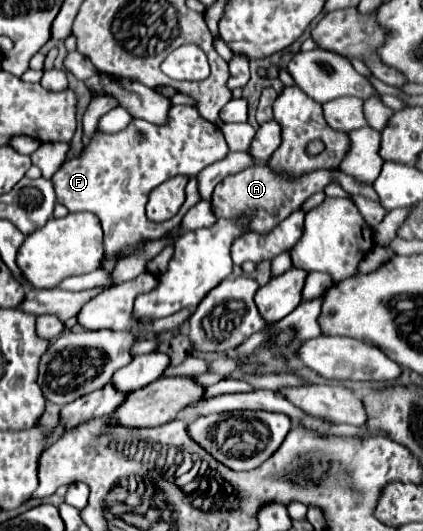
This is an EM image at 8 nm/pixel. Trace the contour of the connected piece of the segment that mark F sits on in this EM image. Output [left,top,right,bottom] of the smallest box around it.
[51,105,229,259]

